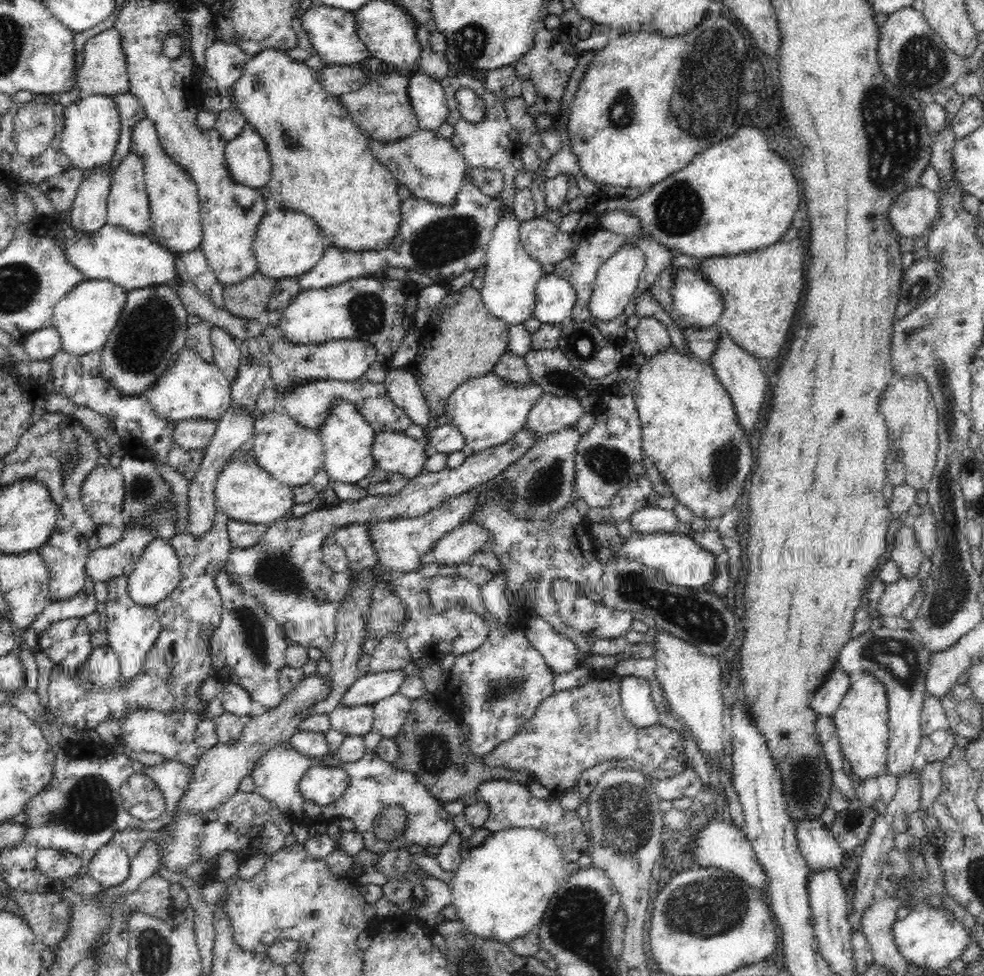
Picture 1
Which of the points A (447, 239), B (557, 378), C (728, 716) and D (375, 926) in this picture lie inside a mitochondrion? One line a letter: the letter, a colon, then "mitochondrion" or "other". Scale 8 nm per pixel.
A: mitochondrion
B: mitochondrion
C: other
D: other

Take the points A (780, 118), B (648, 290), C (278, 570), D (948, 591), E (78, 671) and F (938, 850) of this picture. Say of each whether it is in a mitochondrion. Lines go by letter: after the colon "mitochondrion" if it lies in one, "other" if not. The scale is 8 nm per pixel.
A: other
B: other
C: mitochondrion
D: mitochondrion
E: other
F: other

